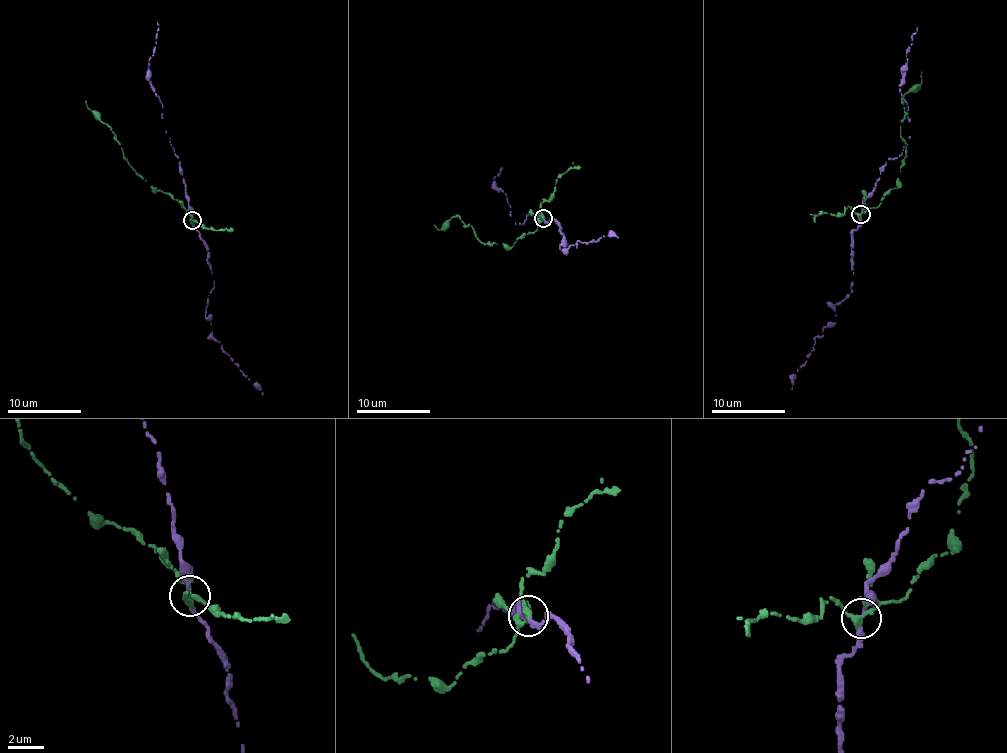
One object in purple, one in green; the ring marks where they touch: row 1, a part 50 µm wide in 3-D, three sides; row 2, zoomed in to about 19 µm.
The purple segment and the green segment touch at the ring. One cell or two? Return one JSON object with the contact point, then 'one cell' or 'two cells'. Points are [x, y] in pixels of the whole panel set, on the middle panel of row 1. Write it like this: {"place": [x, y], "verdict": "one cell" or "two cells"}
{"place": [543, 218], "verdict": "two cells"}

